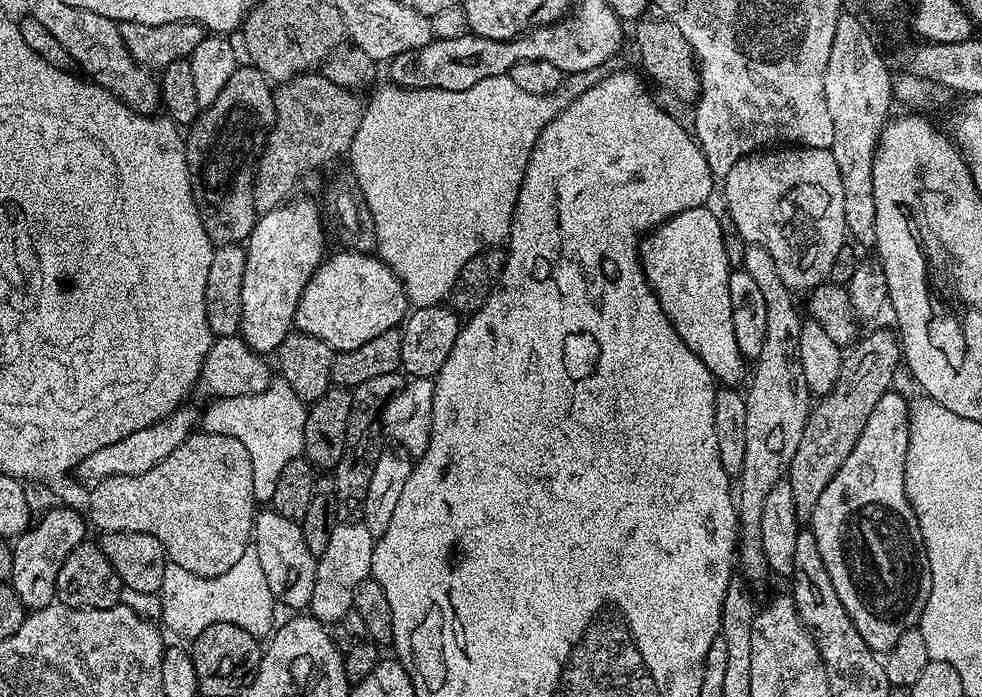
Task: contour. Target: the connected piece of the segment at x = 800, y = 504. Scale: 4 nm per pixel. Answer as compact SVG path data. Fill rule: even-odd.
M876 328L869 336L861 335L851 345L849 352L852 353L844 356L838 382L834 382L832 389L811 405L802 440L786 475L794 490L794 505L801 521L811 521L814 506L818 506L818 497L826 486L830 486L830 478L838 474L842 462L850 458L850 450L854 450L854 442L858 442L858 434L862 434L866 418L870 418L874 406L878 406L878 398L893 387L896 367L902 364L902 349L899 335L889 328Z

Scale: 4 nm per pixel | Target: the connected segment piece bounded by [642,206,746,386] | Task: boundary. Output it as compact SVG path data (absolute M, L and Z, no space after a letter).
M705 206L682 210L682 214L674 214L674 218L670 218L654 229L642 244L644 277L648 279L648 285L658 298L674 330L682 338L682 342L686 342L686 346L690 346L690 350L694 350L694 354L702 358L713 380L724 386L740 386L740 383L744 384L746 380L746 372L744 376L746 360L740 355L738 342L734 338L734 322L730 310L730 286L728 285L730 267L724 249L724 234L719 226L717 213L711 212L710 209L711 207Z

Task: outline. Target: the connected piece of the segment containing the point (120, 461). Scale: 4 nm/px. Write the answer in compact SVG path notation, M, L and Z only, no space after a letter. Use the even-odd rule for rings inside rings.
M177 410L171 416L154 422L142 430L134 430L134 434L126 434L122 442L114 442L110 446L102 446L102 450L94 450L90 458L84 458L74 469L74 476L85 485L91 486L111 476L137 476L146 474L146 470L154 470L162 458L170 458L178 446L193 431L192 416L185 410ZM85 480L85 481L84 481Z

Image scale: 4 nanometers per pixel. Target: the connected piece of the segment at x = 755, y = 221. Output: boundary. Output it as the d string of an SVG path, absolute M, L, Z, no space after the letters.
M776 146L771 150L757 150L751 152L749 156L744 156L738 162L734 162L734 166L730 166L730 170L722 178L722 184L724 184L724 204L726 206L724 208L730 218L733 219L738 234L747 245L757 244L766 248L770 257L774 258L774 263L785 286L790 288L793 293L799 294L801 292L801 294L804 294L828 280L830 266L834 266L834 258L837 256L838 250L842 250L842 246L849 239L846 214L842 206L842 174L838 174L838 162L834 162L834 154L831 148Z

